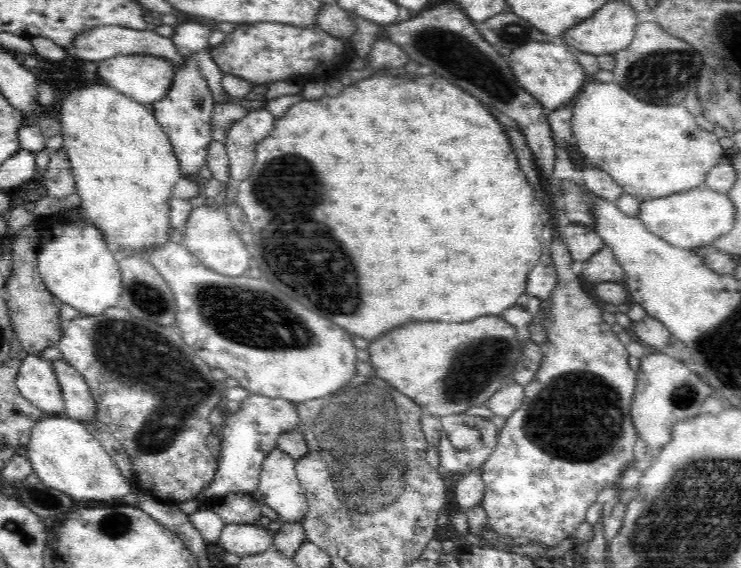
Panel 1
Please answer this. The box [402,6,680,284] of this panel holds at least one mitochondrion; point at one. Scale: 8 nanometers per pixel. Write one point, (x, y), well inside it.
(457, 55)

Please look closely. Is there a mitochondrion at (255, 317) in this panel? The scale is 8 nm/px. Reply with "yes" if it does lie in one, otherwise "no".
yes

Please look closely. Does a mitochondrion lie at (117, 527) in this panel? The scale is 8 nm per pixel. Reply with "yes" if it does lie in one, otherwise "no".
yes

